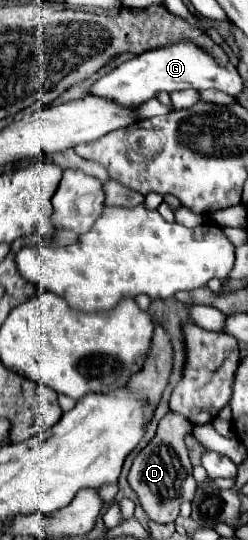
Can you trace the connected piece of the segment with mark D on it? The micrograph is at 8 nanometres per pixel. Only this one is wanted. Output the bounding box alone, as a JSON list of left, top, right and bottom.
[127,412,195,524]

